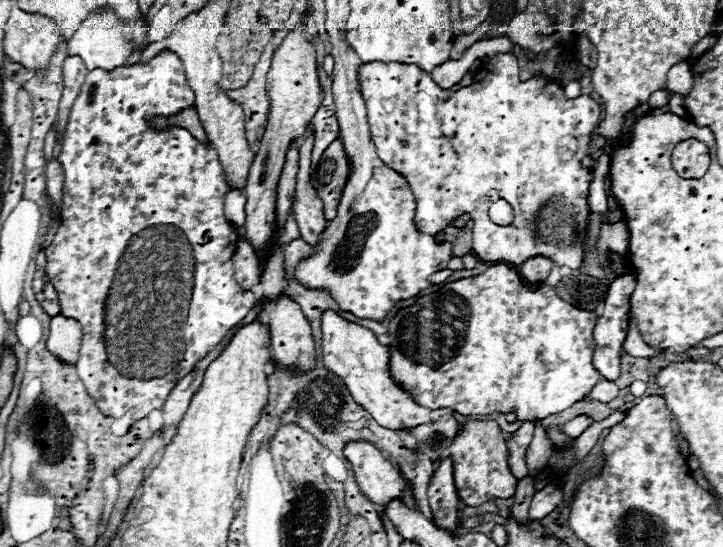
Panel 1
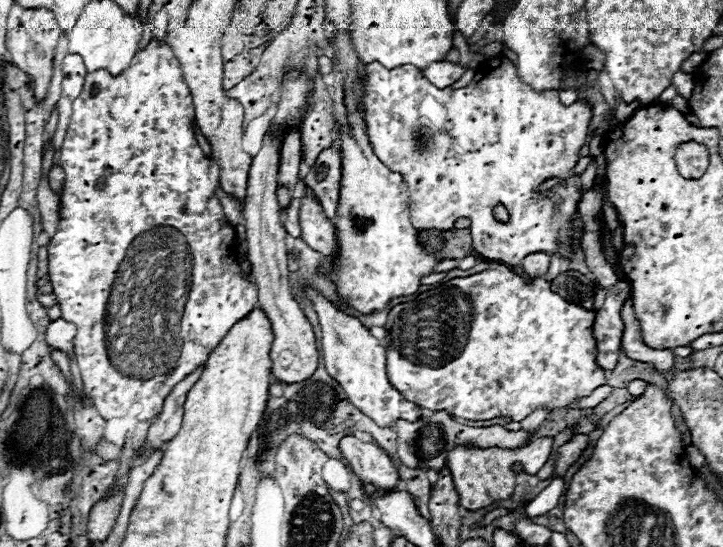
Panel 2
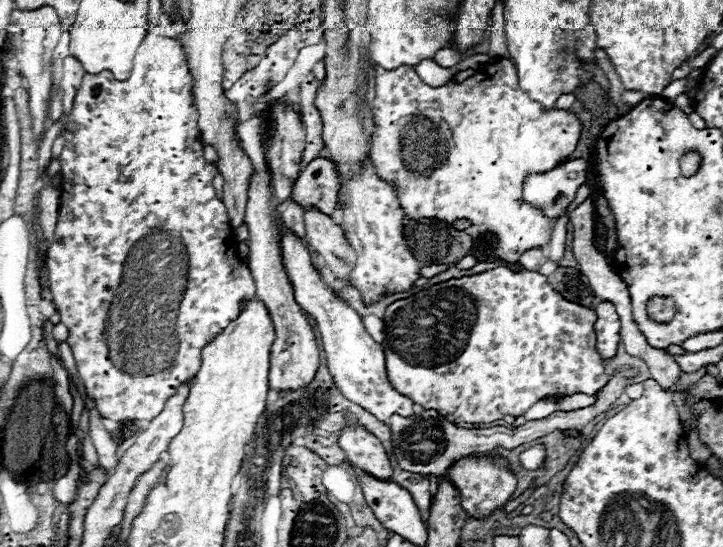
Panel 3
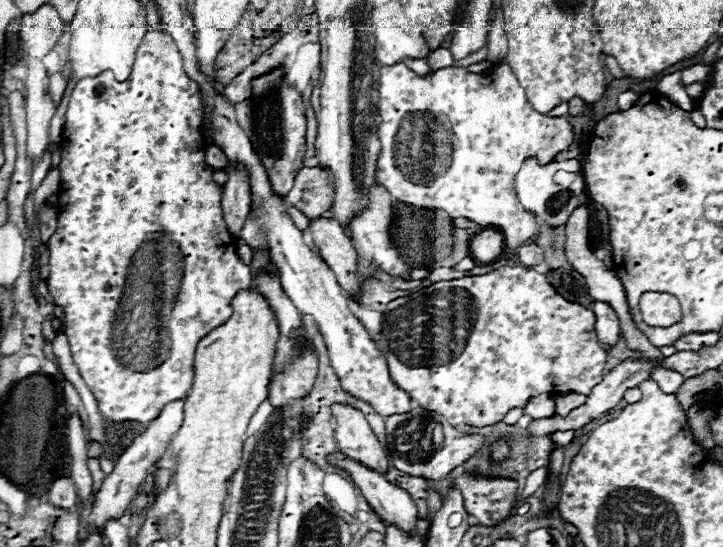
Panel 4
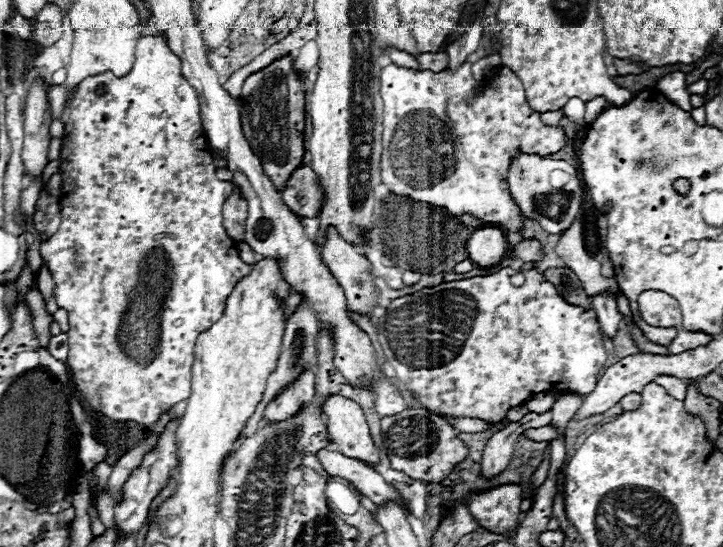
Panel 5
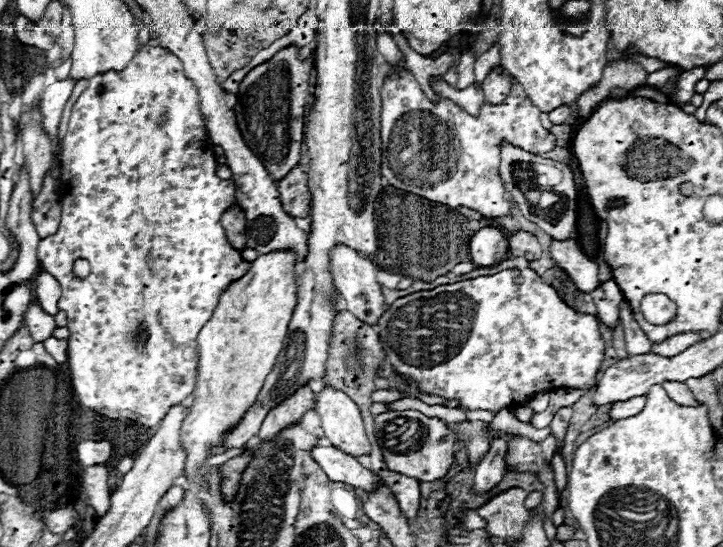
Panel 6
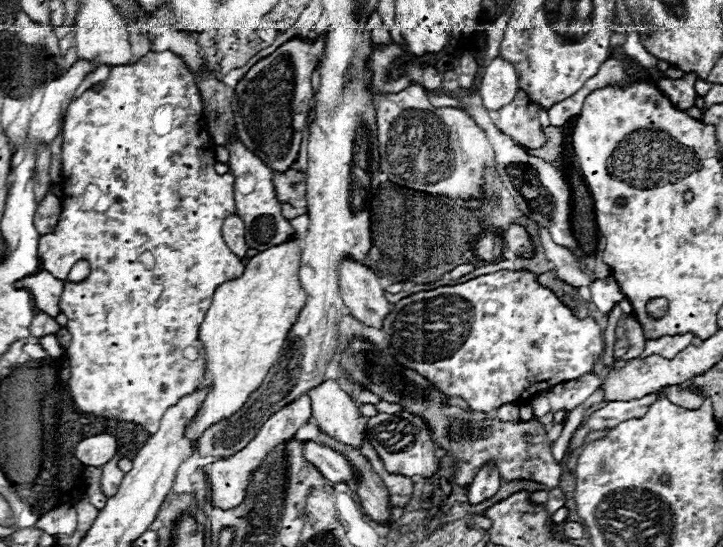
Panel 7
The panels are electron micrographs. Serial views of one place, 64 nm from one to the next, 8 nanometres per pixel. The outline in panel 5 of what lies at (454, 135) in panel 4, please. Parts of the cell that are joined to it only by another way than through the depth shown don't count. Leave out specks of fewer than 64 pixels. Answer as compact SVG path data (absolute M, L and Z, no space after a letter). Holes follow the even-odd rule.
M470 62L458 68L458 82L446 72L416 72L402 66L386 66L380 74L380 94L384 100L382 130L382 182L396 194L446 206L448 212L468 212L482 222L502 224L504 230L520 228L520 208L512 200L506 184L508 160L516 152L548 156L558 152L566 138L562 128L544 126L540 112L532 110L518 76L502 66L494 76L496 88L480 86L480 96L470 104L466 98L478 82L470 72Z

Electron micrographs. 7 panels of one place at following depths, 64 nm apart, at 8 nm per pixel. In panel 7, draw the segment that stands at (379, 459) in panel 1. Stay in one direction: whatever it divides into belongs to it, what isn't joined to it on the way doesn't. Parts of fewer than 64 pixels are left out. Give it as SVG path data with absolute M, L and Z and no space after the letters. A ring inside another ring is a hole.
M336 380L322 382L320 386L312 388L308 392L308 396L312 400L312 416L318 420L318 426L324 432L328 432L330 436L336 436L340 442L344 442L348 446L354 446L354 448L362 446L364 436L362 436L362 422L360 422L360 416L358 416L358 408L352 402L352 398L346 392L340 390Z

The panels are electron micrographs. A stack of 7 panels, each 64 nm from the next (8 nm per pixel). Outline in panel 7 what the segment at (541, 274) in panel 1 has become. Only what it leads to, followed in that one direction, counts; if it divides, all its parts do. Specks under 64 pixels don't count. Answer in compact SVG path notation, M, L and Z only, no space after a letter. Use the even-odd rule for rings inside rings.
M510 224L508 228L504 228L502 232L502 240L506 244L508 250L512 250L518 256L532 256L534 254L534 246L536 242L532 240L532 236L518 224Z

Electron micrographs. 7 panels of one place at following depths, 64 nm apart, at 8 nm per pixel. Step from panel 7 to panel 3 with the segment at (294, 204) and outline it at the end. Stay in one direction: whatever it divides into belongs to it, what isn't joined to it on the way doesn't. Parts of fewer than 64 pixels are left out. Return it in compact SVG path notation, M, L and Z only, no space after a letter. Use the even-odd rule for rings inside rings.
M316 158L296 178L290 198L304 210L316 208L332 216L334 206L338 202L338 190L340 190L340 176L332 160Z

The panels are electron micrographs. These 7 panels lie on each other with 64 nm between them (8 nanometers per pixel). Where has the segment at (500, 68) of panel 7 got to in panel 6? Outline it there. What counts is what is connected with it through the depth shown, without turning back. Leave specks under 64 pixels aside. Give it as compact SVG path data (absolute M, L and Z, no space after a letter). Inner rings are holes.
M502 66L490 70L490 74L482 82L484 100L490 104L502 104L506 100L506 96L510 94L510 88L512 88L512 84L508 78L508 72Z

